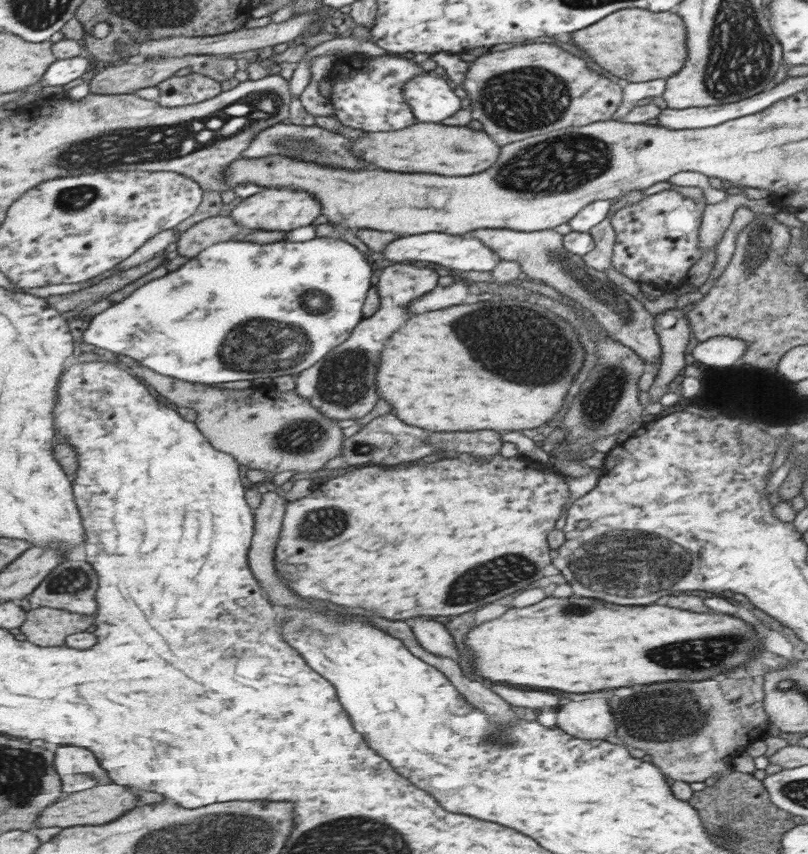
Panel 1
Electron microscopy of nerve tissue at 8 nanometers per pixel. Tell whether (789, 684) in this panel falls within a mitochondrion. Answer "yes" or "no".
yes

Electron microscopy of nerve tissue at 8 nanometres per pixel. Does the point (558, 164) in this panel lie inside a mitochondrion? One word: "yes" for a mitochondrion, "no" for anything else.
yes

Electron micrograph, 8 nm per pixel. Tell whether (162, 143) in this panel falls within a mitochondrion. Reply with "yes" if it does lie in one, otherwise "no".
yes

